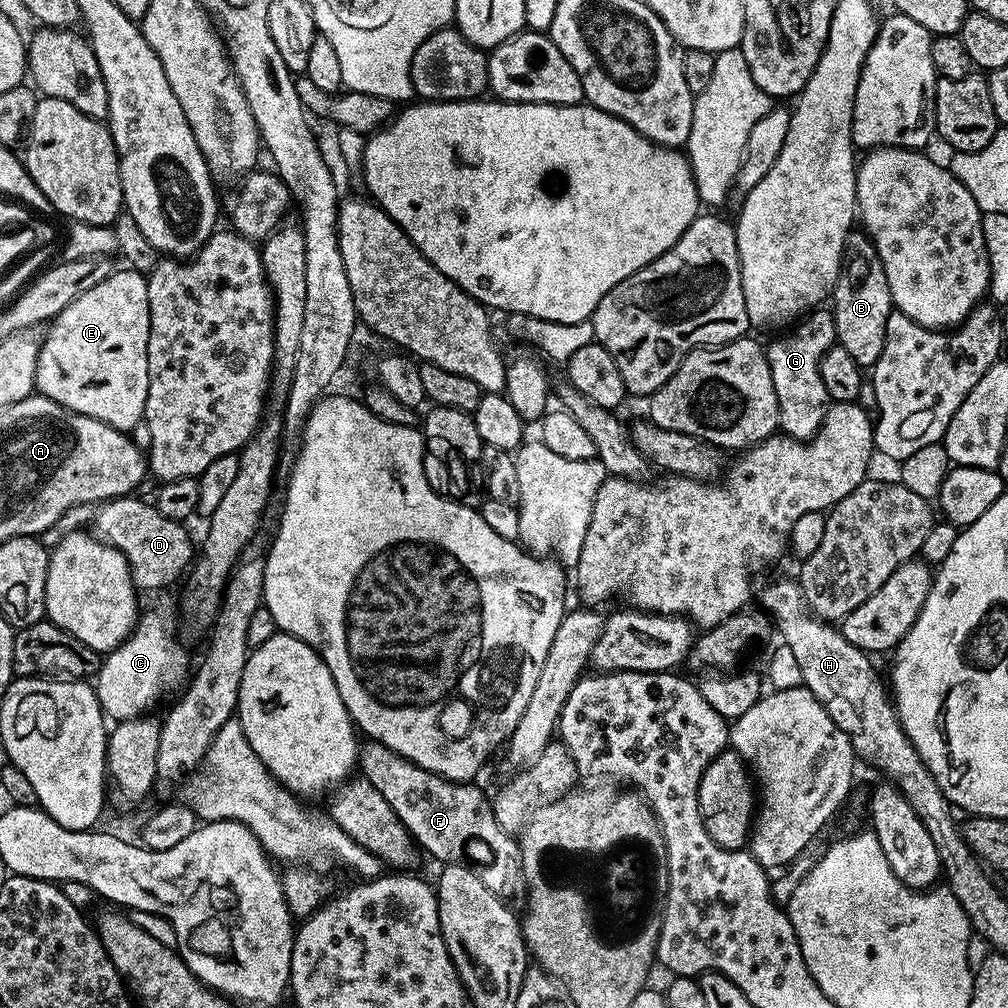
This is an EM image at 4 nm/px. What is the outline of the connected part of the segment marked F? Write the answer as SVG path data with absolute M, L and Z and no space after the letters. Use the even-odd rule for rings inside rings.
M368 740L359 745L358 768L359 771L364 771L361 772L363 779L368 780L370 786L374 786L374 790L378 790L378 794L382 794L382 798L386 798L386 802L390 802L390 810L394 810L394 814L398 814L402 826L406 826L406 830L411 834L413 841L423 851L425 848L434 859L444 860L440 862L445 865L463 861L465 859L464 847L471 840L484 840L488 852L521 854L519 841L511 833L498 826L489 797L484 797L483 790L475 788L477 786L475 783L447 780L430 770L422 770L417 764L394 754L394 750L382 746L377 740Z

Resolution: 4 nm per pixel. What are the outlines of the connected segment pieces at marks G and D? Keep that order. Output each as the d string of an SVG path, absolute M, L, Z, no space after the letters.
M820 306L807 313L788 331L780 334L785 336L778 337L766 348L770 378L774 378L774 394L778 394L779 431L785 436L793 436L795 440L810 440L822 426L824 416L830 407L828 391L822 382L820 363L826 350L837 344L836 323L831 311L827 307Z
M136 494L117 496L114 500L103 501L97 510L97 516L92 520L91 527L97 540L103 544L117 548L124 555L130 566L132 580L136 583L137 589L144 588L166 588L174 583L176 579L183 577L189 571L194 560L194 548L192 552L192 540L183 523L179 520L166 518L156 509L155 503L141 498Z

